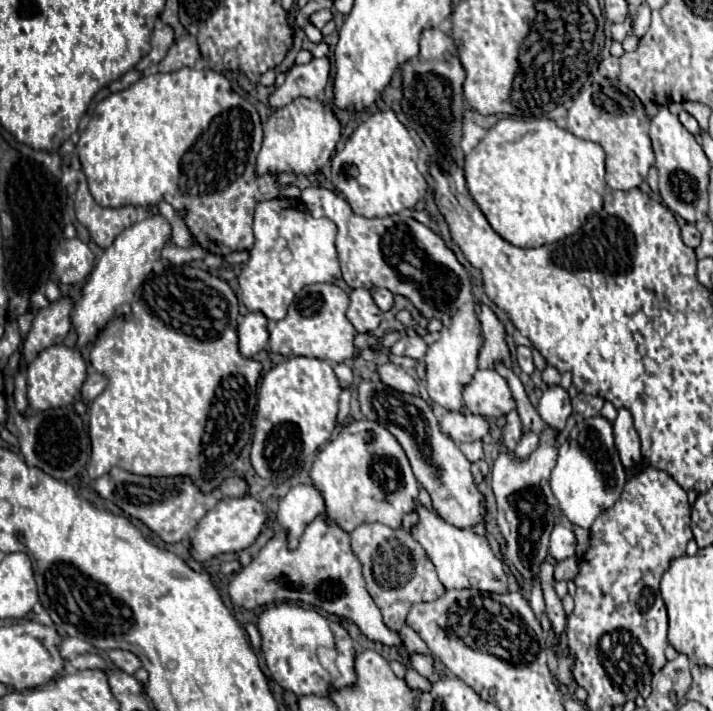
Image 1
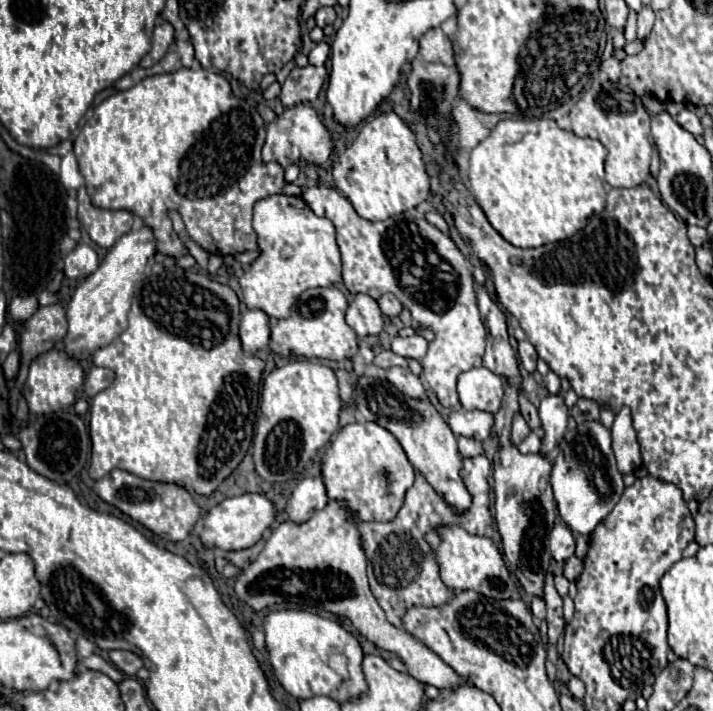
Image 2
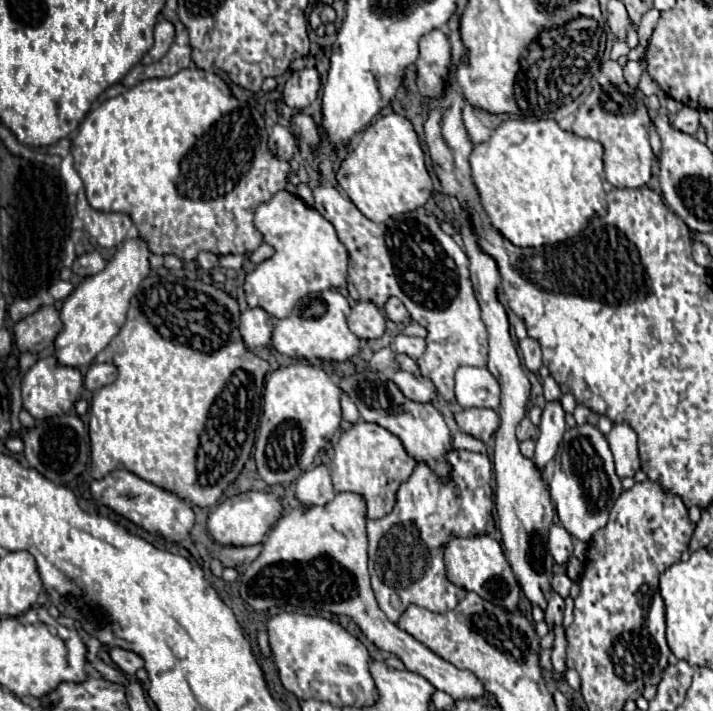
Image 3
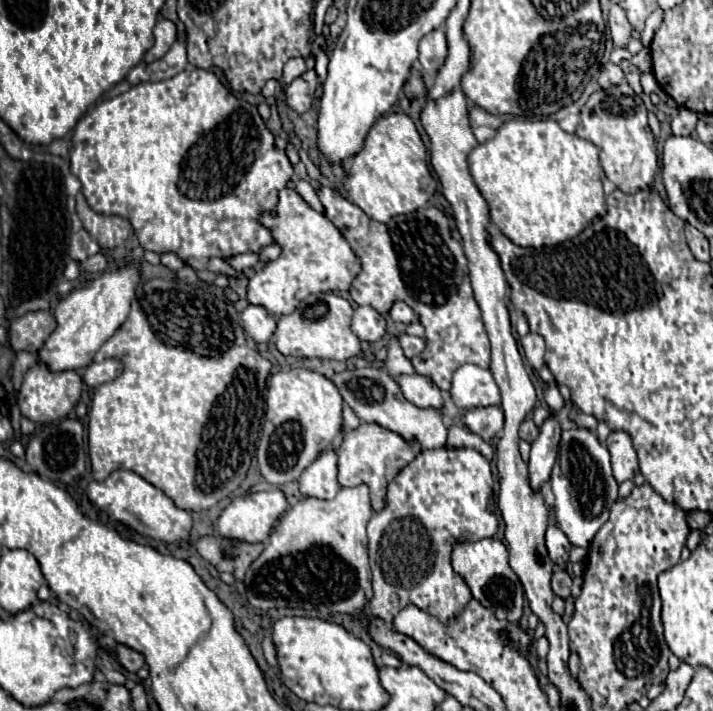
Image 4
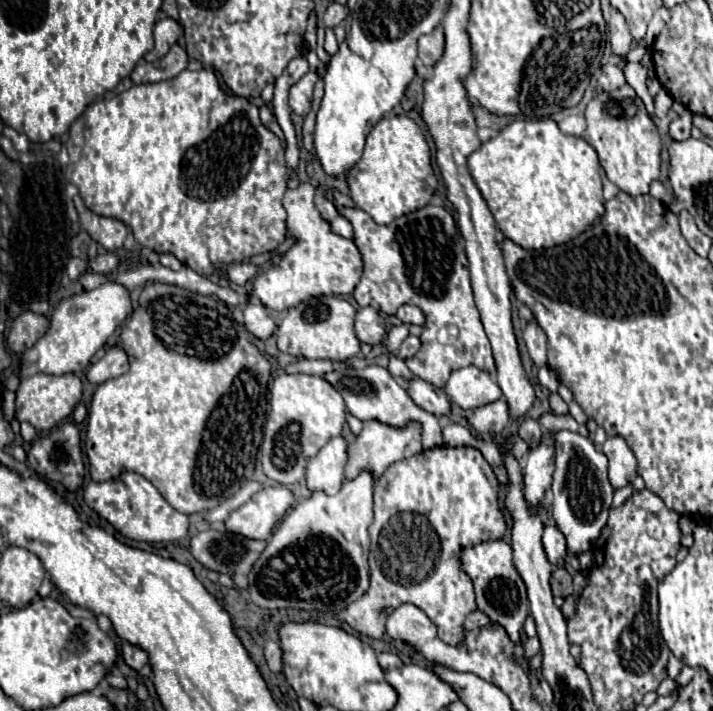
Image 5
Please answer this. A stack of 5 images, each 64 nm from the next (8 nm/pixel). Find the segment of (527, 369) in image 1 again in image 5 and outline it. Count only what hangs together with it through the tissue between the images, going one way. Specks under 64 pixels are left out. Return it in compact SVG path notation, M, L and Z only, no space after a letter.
M530 320L524 334L522 334L524 342L526 342L526 348L528 348L528 354L532 358L532 362L540 368L540 366L546 366L546 334Z

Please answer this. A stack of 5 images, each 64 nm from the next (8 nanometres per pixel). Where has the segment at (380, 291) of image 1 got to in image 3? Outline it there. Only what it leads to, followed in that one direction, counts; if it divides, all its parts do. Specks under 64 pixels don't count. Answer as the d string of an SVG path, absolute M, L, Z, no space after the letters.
M388 298L388 302L384 304L384 312L386 312L386 316L392 320L392 322L404 322L404 320L408 320L410 318L410 314L406 312L406 308L404 308L404 304L398 300L398 298Z

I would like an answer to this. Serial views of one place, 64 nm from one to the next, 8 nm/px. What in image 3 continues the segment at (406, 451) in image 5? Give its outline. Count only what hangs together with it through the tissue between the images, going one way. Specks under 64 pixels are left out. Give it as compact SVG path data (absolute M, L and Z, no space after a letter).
M356 422L340 434L334 446L334 458L330 462L330 474L334 492L356 492L366 502L366 518L384 518L396 504L396 490L400 482L406 482L416 468L402 442L378 424Z

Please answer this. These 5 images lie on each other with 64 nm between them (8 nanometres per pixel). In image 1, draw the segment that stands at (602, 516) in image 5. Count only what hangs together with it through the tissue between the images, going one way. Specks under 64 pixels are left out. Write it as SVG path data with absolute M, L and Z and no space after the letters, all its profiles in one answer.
M592 416L574 426L570 438L558 448L558 462L550 476L552 492L564 516L582 528L590 528L596 516L614 506L626 484L626 470L614 446L612 422L604 416Z

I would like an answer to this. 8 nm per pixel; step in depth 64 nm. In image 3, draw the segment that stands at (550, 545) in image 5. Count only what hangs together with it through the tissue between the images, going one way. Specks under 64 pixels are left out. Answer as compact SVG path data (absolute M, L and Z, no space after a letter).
M556 524L550 530L550 538L548 538L548 548L550 554L554 556L554 560L558 564L566 564L568 558L572 556L572 536L568 534L568 530L564 530L564 526Z

